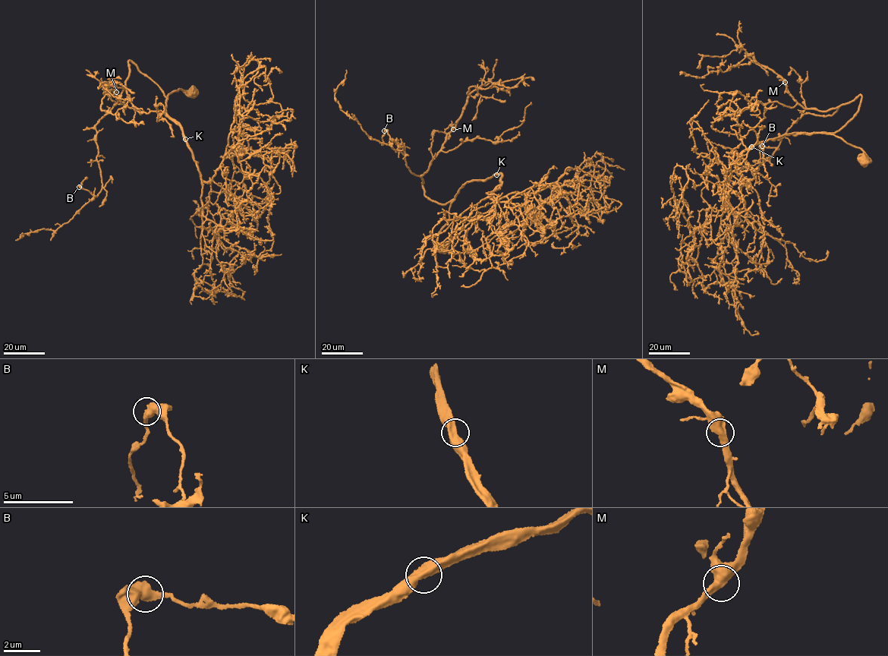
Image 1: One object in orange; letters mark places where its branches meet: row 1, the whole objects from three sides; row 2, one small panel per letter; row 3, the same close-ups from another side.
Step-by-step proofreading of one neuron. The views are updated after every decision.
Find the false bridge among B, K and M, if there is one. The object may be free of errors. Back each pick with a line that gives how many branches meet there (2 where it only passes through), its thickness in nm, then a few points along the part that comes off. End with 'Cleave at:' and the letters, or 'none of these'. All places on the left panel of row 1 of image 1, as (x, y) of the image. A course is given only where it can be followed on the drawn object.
Cleave at: none of these

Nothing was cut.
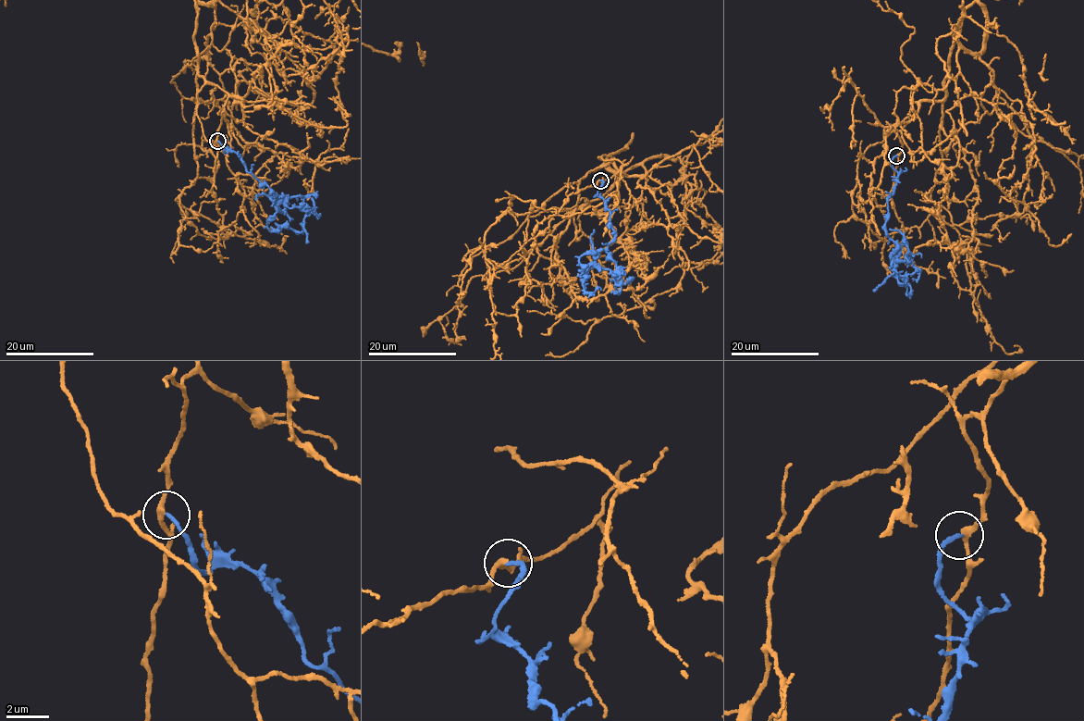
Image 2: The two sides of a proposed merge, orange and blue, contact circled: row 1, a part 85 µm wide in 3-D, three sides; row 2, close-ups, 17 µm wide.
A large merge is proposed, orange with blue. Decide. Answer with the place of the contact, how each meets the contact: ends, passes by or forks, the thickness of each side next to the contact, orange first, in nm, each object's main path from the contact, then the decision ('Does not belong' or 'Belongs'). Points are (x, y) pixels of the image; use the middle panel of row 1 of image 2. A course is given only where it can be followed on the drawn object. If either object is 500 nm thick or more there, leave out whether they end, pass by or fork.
Place: (600, 180). At the ring orange passes by. At the ring blue ends. Thickness 240 nm (orange) against 170 nm. Course of blue: (600, 180), (597, 194), (609, 210), (614, 238), (595, 255), (597, 254), (578, 258), (584, 291), (601, 290). Does not belong

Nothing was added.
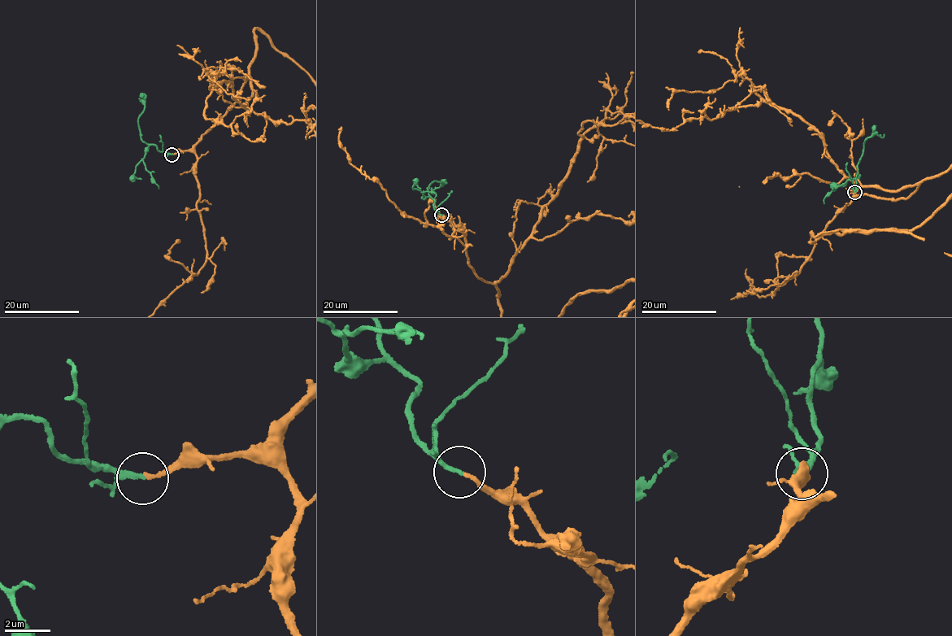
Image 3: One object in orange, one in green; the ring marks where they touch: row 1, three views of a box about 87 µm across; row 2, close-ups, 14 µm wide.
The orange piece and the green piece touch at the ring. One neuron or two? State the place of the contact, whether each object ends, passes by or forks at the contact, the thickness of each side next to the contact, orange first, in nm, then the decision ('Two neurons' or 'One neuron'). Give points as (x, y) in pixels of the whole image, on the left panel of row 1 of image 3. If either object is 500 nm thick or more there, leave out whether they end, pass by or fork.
Place: (171, 154). At the ring orange ends. At the ring green passes by. Thickness 150 nm (orange) against 140 nm. One neuron

